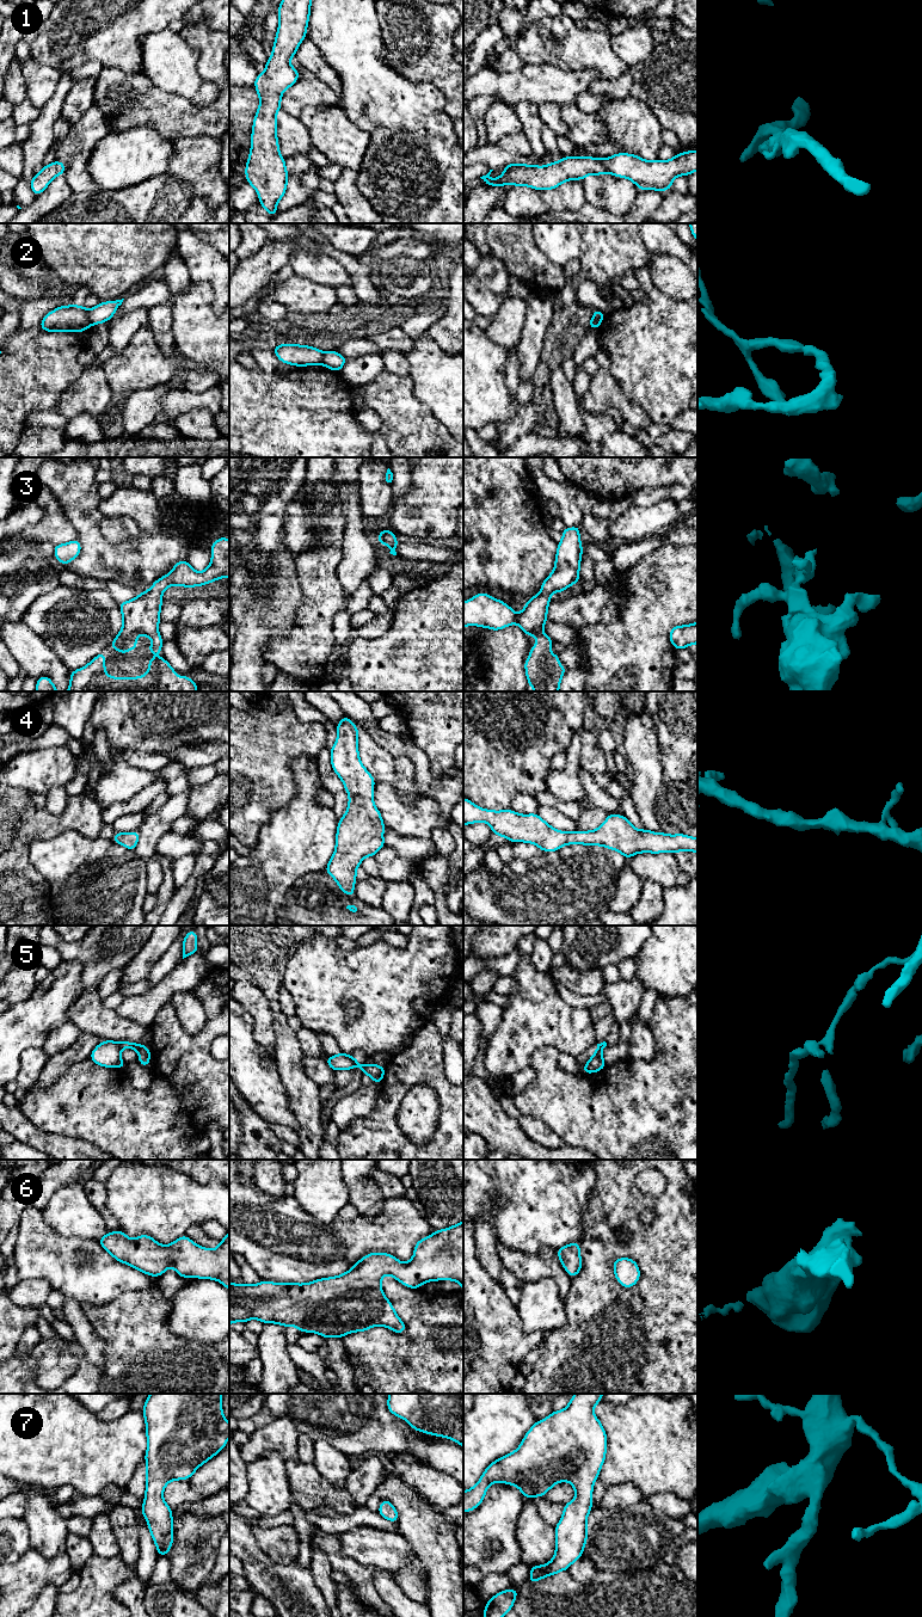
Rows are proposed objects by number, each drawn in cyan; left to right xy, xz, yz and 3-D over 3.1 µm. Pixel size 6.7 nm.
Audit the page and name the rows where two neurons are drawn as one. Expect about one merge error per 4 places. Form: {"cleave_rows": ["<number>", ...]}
{"cleave_rows": ["2", "5"]}

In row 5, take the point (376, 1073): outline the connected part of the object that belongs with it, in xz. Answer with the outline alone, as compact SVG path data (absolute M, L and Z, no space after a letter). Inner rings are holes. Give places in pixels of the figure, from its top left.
M356 1059L356 1065L359 1066L363 1071L363 1075L368 1075L373 1078L373 1081L377 1084L381 1083L383 1076L385 1076L385 1066L377 1065L377 1064L368 1064L364 1065L362 1063L358 1063Z

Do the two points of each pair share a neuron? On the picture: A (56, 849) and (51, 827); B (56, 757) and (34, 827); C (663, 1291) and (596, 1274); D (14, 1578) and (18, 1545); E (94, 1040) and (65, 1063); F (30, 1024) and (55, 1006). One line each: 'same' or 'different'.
A: different
B: different
C: same
D: different
E: same
F: same

